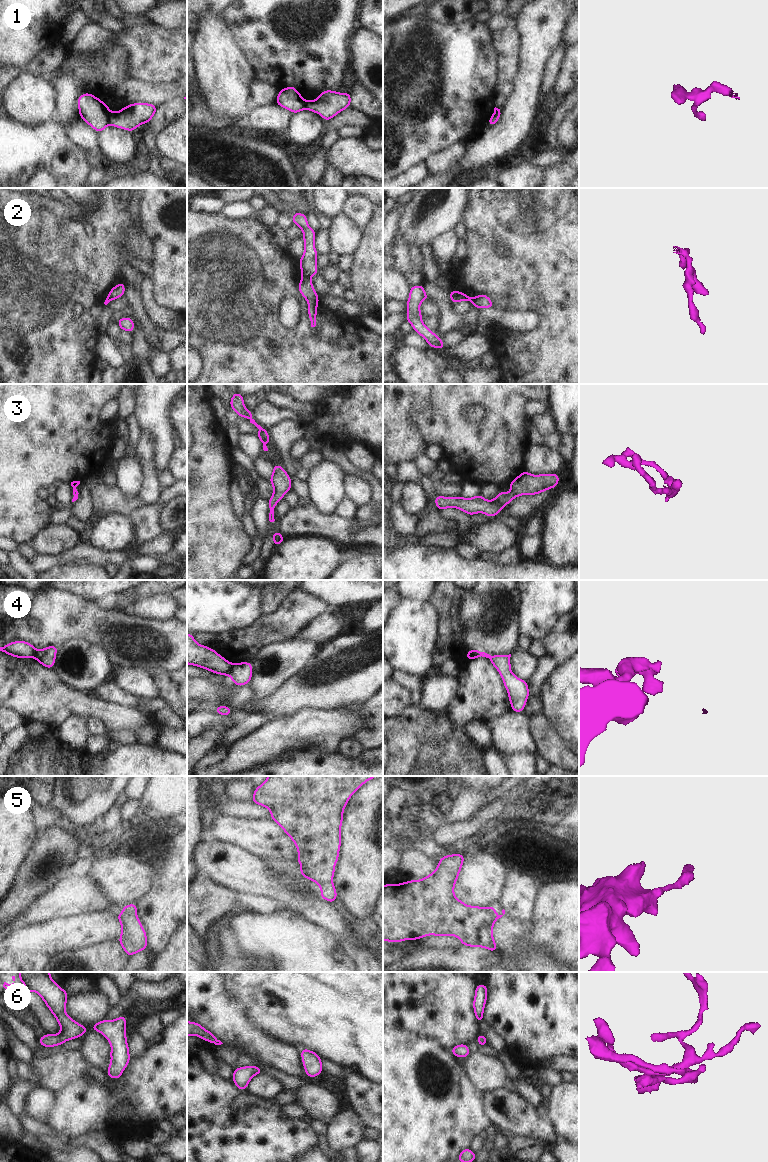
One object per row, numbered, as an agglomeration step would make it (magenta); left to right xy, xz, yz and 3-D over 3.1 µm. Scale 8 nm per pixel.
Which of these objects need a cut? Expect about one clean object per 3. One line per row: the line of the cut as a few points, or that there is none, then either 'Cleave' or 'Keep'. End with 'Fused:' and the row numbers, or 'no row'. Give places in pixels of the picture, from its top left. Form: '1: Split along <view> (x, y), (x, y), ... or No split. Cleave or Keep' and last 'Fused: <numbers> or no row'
1: Split along xy (111, 113), (108, 123). Cleave
2: Split along xz (302, 276), (309, 280). Cleave
3: No split. Keep
4: Split along xz (232, 664), (229, 674). Cleave
5: Split along xy (122, 911), (136, 913). Cleave
6: No split. Keep
Fused: 1, 2, 4, 5.

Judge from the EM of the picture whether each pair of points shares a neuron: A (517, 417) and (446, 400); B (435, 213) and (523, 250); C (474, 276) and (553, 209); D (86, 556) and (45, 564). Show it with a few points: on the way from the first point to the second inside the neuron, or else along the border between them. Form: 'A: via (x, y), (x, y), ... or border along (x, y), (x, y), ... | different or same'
A: via (499, 401), (495, 397), (464, 397) | same
B: border along (470, 198), (463, 220) | different
C: via (497, 274), (503, 274), (545, 232) | same
D: via (76, 556), (55, 560) | same

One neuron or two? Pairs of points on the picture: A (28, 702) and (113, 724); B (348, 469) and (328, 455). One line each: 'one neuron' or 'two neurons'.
A: one neuron
B: one neuron

